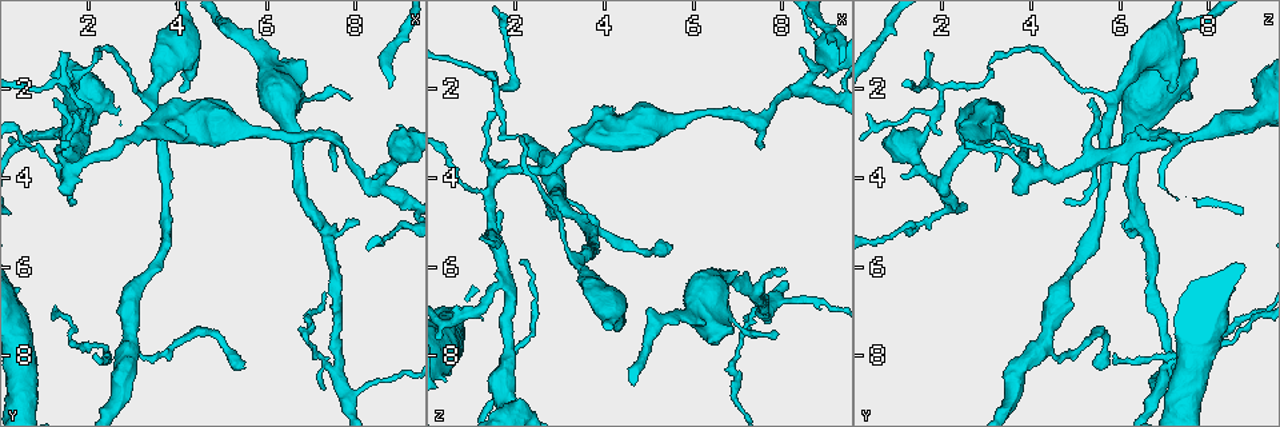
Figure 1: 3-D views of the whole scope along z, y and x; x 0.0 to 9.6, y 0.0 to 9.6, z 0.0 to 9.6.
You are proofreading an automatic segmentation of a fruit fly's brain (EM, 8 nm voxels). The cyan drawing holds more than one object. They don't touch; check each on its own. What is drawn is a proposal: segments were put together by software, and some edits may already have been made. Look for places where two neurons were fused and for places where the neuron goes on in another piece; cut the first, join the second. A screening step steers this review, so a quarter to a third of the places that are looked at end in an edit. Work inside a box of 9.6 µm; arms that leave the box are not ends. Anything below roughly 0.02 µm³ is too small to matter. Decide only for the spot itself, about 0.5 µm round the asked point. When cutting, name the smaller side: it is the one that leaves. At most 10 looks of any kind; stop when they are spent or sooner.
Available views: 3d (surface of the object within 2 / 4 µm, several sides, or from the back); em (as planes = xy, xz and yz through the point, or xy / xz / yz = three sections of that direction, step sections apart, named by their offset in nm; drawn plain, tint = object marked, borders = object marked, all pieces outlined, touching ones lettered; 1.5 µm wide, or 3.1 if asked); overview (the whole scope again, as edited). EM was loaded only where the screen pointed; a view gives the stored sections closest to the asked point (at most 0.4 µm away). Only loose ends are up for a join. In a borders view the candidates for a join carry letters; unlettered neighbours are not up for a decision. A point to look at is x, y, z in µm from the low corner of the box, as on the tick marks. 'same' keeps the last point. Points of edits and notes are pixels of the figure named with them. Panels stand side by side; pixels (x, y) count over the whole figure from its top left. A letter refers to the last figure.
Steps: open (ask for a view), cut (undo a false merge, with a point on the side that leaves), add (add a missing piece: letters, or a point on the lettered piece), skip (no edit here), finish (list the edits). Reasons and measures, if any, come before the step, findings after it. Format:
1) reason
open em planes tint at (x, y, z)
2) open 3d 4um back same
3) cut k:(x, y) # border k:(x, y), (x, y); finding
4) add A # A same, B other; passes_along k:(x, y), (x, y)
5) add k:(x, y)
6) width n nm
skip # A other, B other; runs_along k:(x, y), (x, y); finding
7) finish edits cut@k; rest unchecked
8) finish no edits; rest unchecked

long arm stops here
open 3d 4um at (5.50, 8.25, 5.50)

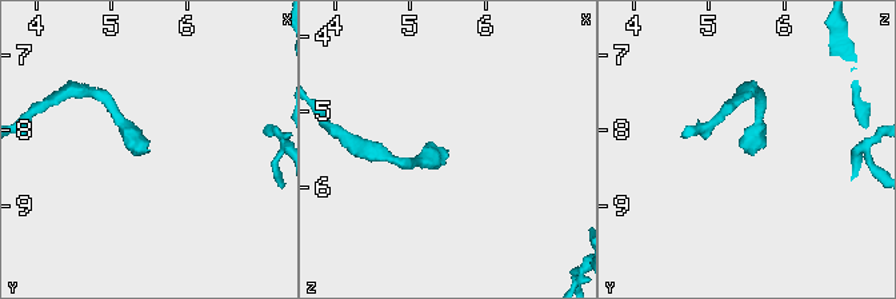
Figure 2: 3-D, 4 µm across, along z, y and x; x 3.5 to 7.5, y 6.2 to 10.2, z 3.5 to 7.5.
open em planes borders at (5.50, 8.30, 5.50)

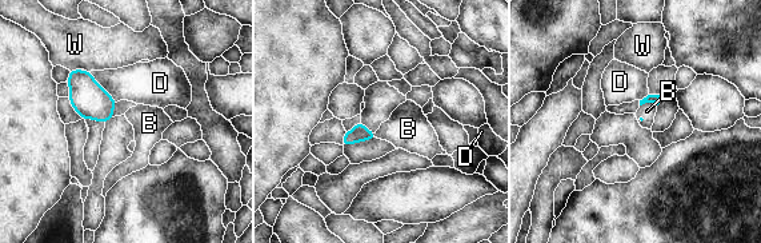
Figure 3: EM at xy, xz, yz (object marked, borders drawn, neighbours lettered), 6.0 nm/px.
longest_contact D 260 nm
add B # B same, D other, W other; it goes on there

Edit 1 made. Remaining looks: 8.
open 3d 4um back at (9.00, 2.75, 1.75)

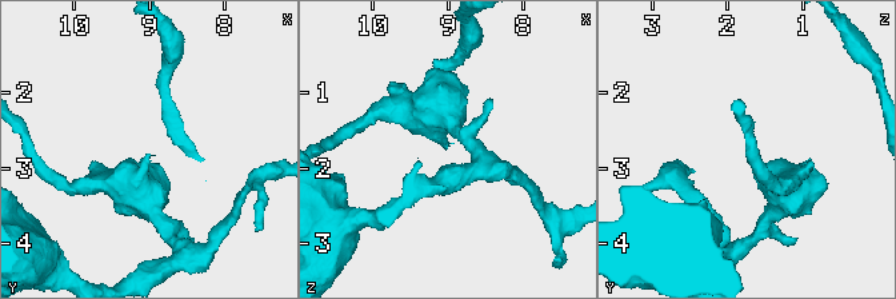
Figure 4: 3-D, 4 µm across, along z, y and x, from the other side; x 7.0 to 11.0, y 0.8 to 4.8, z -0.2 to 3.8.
open em planes tint at (9.00, 2.80, 1.70)

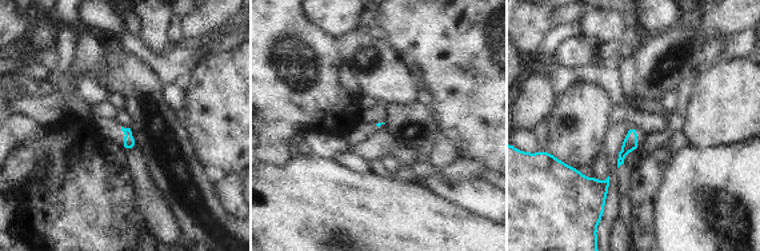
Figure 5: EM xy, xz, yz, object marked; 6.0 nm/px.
what lies round it
open em planes borders same

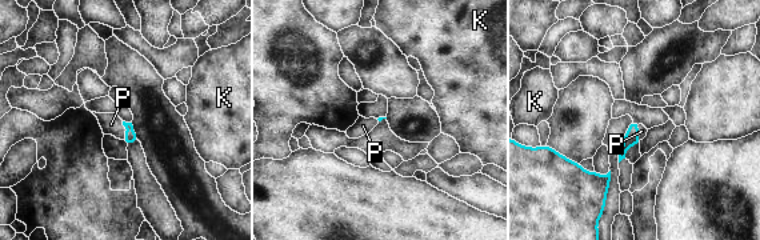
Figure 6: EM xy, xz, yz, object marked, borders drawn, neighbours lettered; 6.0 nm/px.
add P # K other, P same; passes_along 6:(131, 136), (127, 131), (111, 124); it goes on there

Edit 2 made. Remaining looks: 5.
an open end
open 3d 2um back at (8.10, 4.95, 6.05)

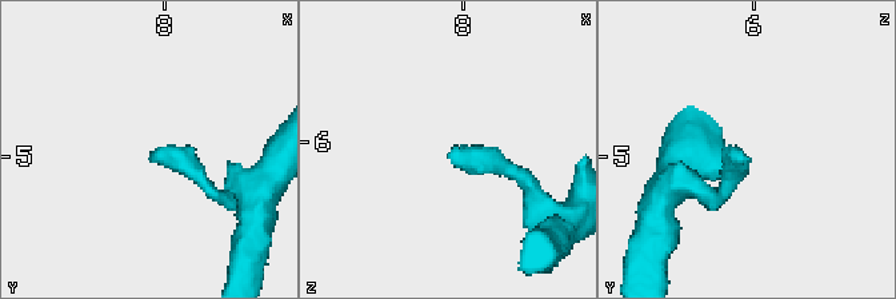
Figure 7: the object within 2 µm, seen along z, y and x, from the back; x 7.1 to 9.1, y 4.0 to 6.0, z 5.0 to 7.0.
shape alone is not enough
open em xy step 8 borders at (8.08, 4.98, 6.08)

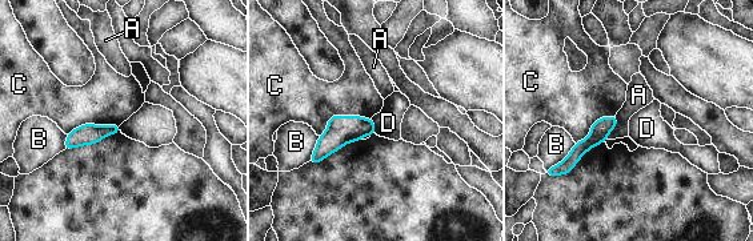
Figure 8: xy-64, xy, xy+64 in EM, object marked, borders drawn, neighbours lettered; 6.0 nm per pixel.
skip # A other, B other, C other, D other; runs_along 8:(612, 119), (567, 165); none of them fits

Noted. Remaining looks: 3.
finish edits add@3, add@6; rest unchecked

